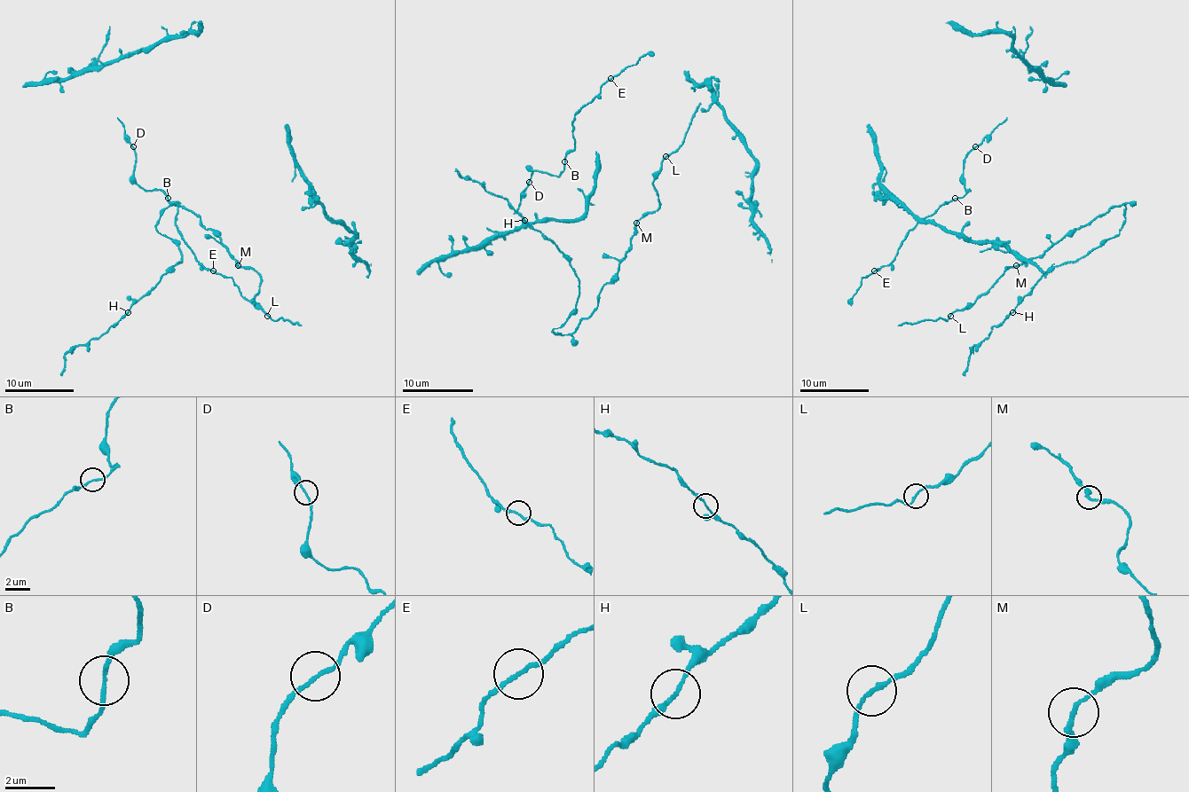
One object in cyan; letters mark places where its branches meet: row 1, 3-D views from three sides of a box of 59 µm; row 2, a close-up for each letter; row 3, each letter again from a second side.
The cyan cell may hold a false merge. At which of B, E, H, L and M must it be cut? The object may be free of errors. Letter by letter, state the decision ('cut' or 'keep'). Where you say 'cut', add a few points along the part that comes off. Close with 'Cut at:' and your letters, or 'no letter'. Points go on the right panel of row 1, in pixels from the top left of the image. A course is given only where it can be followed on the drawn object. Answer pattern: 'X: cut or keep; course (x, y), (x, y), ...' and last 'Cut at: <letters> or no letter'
B: keep
E: keep
H: keep
L: keep
M: keep
Cut at: no letter

